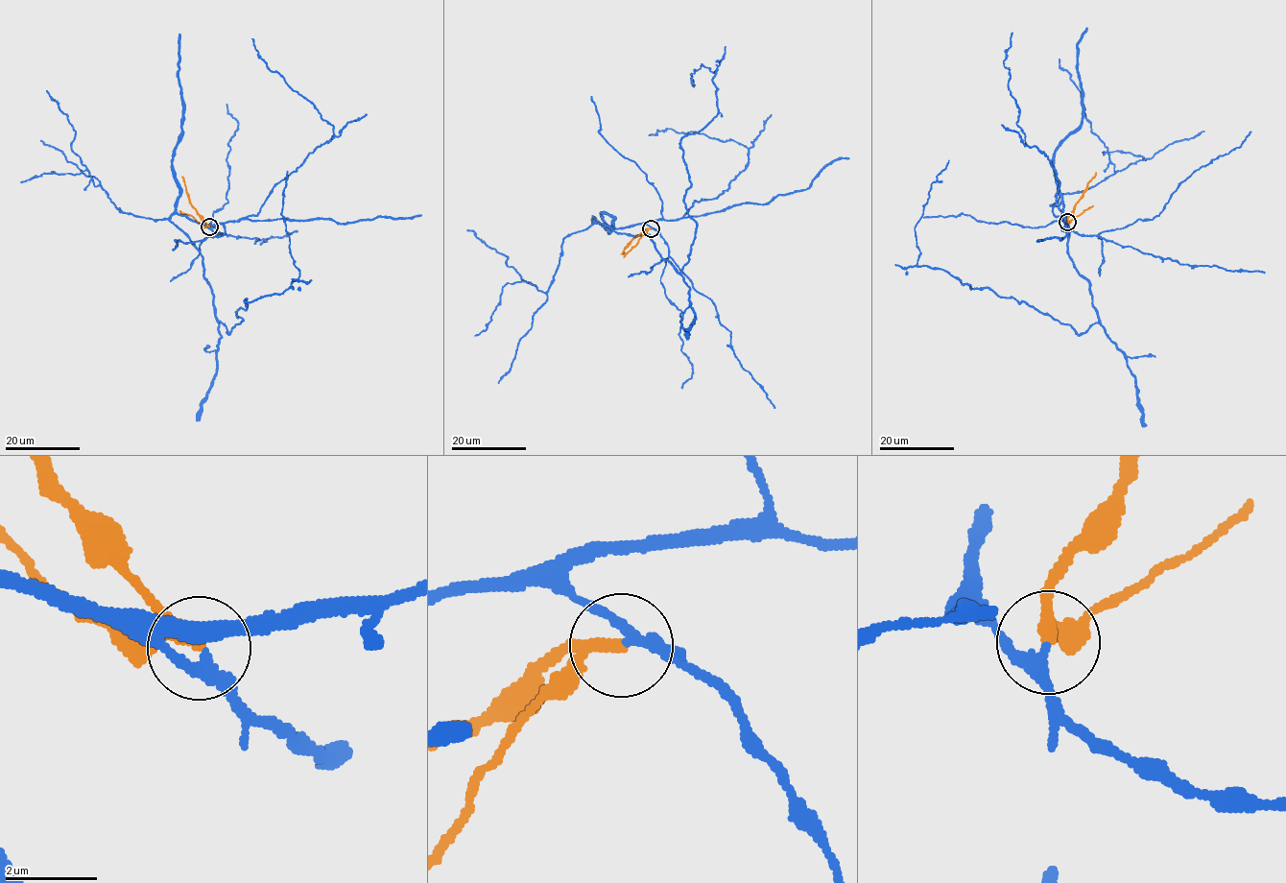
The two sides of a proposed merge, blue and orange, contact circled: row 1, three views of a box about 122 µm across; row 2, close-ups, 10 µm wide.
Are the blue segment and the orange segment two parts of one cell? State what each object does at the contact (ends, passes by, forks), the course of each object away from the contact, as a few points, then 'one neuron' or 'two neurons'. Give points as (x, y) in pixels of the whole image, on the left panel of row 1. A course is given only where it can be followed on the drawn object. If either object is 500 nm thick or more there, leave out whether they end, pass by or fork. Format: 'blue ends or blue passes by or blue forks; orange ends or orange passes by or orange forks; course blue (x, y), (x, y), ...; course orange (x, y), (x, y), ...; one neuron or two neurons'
blue passes by; orange passes by; course blue (209, 226), (170, 218), (202, 256), (228, 333), (247, 298), (297, 279), (281, 214), (287, 171); course orange (209, 226), (192, 205), (182, 176); two neurons

